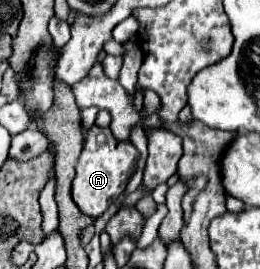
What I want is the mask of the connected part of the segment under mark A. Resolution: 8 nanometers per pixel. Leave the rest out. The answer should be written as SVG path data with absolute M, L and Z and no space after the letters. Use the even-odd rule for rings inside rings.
M89 128L77 162L77 176L73 180L73 200L79 210L91 218L99 218L125 190L127 182L137 170L137 160L139 152L131 142L117 142L109 128Z

